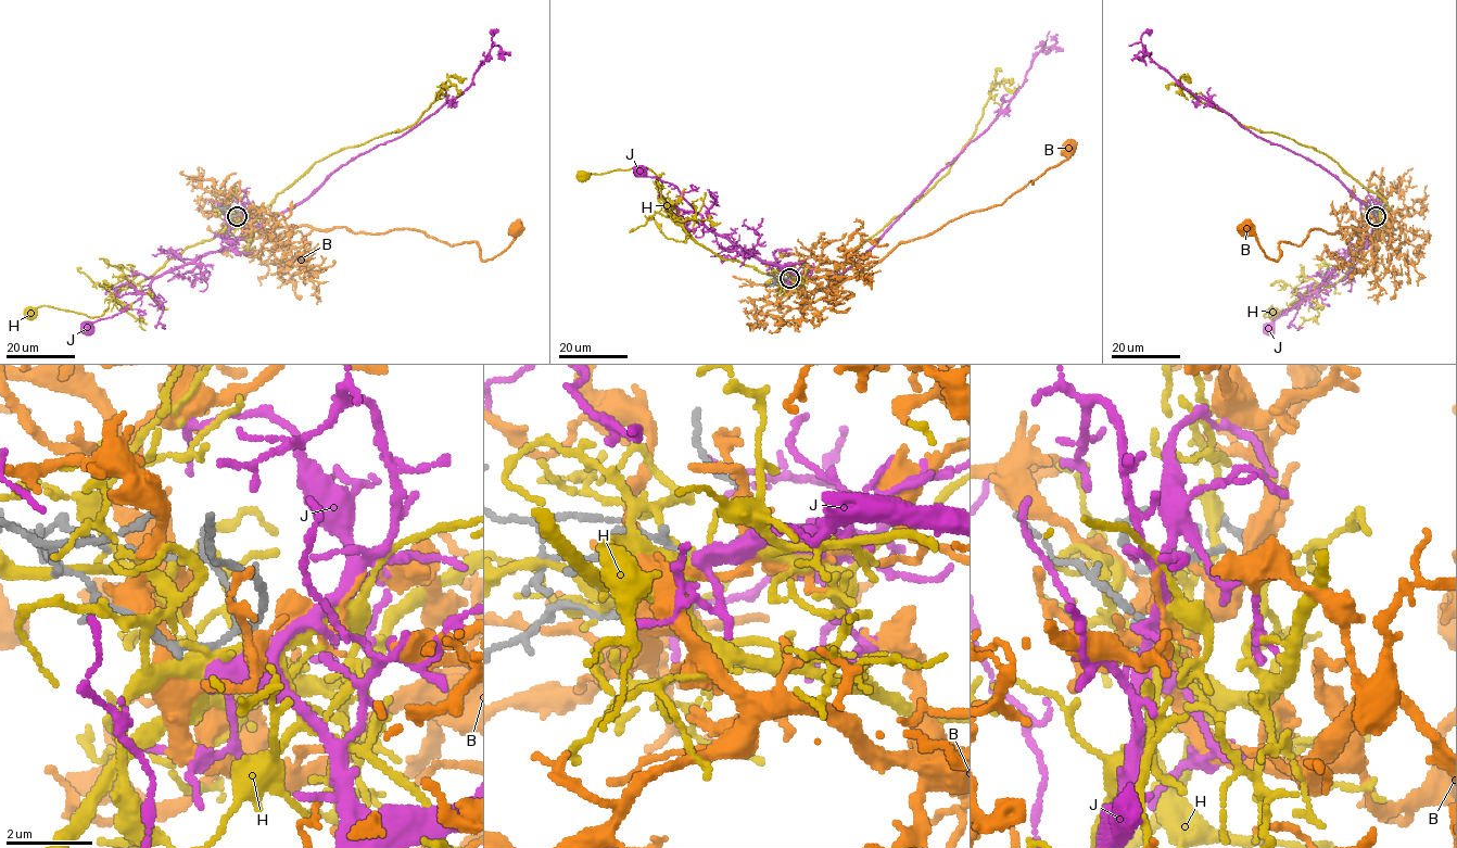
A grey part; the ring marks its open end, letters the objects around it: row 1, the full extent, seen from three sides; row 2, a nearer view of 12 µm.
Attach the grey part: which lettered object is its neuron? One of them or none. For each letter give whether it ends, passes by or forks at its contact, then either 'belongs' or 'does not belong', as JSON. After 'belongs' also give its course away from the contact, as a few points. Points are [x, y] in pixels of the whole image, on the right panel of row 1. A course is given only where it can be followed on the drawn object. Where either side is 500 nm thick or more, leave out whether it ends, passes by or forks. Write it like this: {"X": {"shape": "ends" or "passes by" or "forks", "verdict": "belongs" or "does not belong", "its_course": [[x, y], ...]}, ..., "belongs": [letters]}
{"B": {"shape": "forks", "verdict": "does not belong"}, "H": {"shape": "forks", "verdict": "does not belong"}, "J": {"shape": "forks", "verdict": "belongs", "its_course": [[1376, 215], [1372, 238], [1364, 248], [1268, 328]]}, "belongs": ["J"]}

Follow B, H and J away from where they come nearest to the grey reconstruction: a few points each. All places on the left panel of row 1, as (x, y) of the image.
B: (238, 215), (231, 223), (264, 228), (409, 228), (451, 245), (474, 241), (483, 261), (516, 229)
H: (238, 215), (218, 233), (170, 257), (136, 286), (125, 286), (100, 316), (47, 305), (38, 306), (29, 313)
J: (238, 215), (244, 233), (230, 248), (210, 251), (157, 276), (150, 291), (127, 308), (94, 321), (89, 328)

